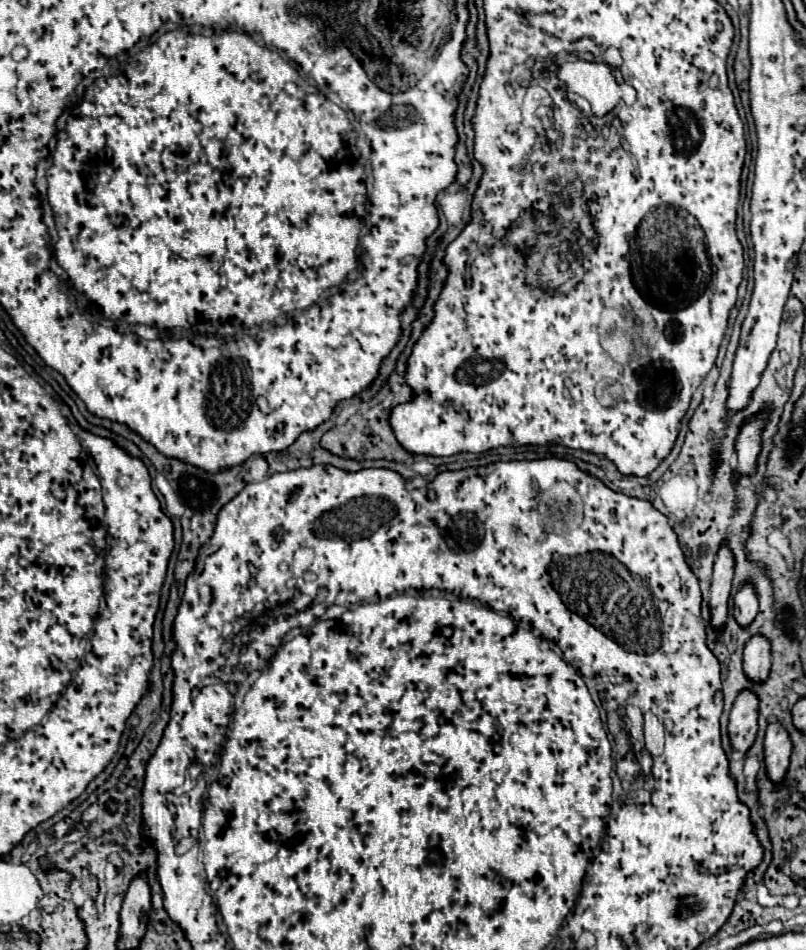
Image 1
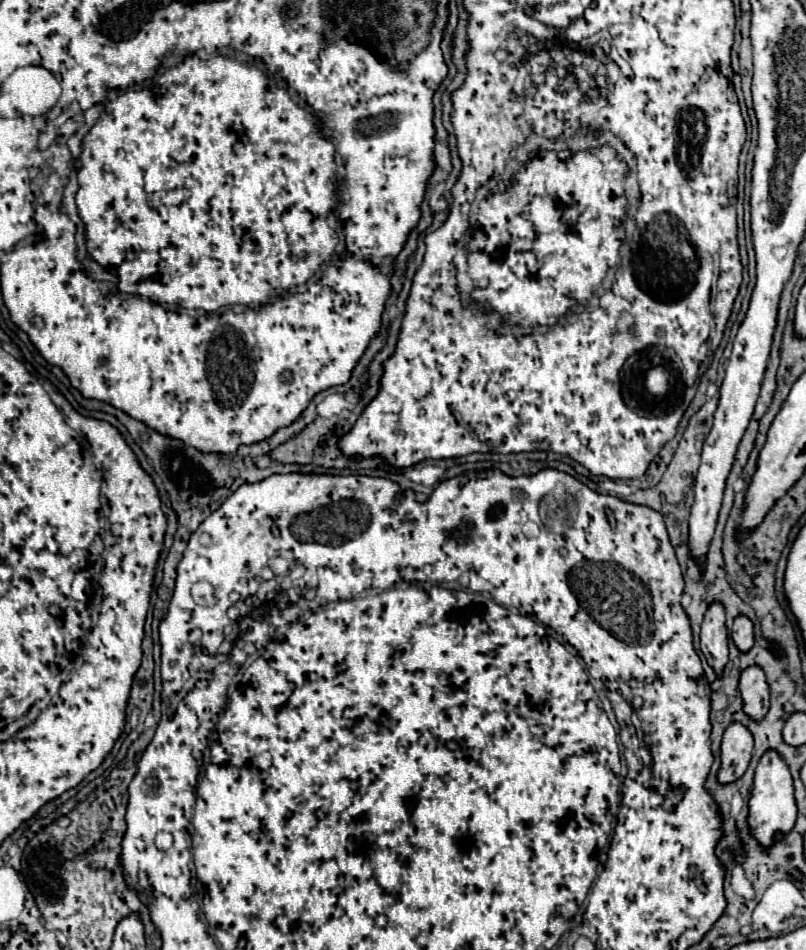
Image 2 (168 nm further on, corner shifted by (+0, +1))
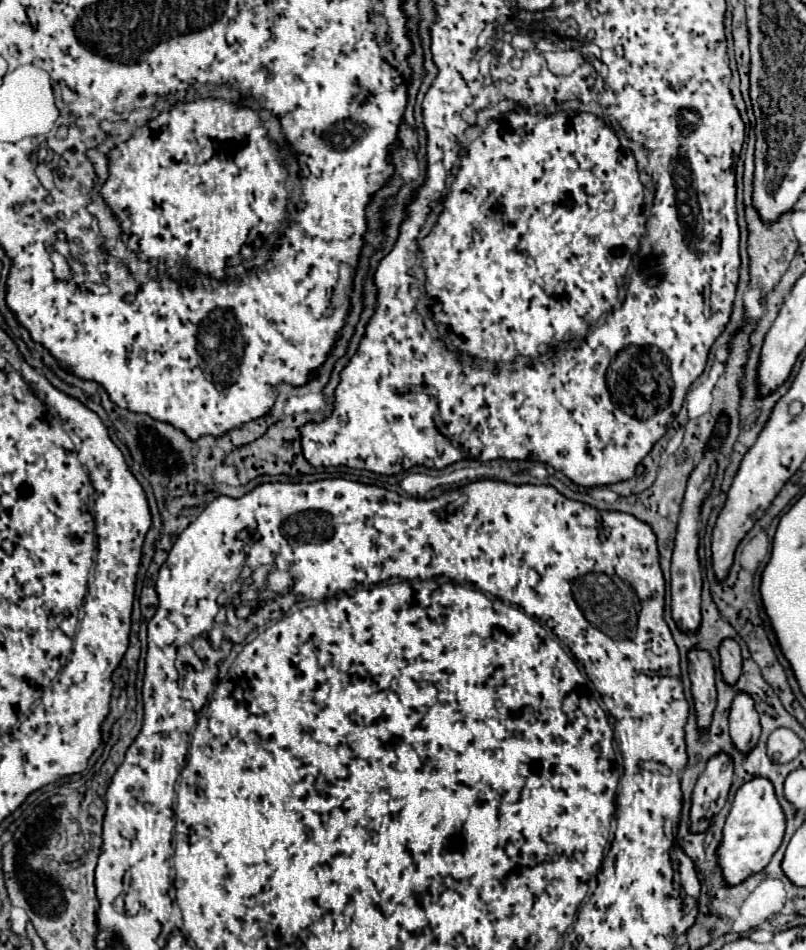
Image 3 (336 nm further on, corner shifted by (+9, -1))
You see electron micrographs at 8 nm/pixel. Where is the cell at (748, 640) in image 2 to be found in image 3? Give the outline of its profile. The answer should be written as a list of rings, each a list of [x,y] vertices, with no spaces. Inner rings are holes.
[[[725,640],[719,648],[719,656],[721,656],[721,674],[723,674],[723,682],[727,684],[735,684],[741,676],[741,650],[739,644],[735,640]]]

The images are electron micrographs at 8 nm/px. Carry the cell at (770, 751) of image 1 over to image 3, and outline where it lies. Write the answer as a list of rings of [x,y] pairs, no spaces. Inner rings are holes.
[[[755,778],[743,784],[735,794],[733,806],[723,826],[723,840],[717,848],[717,864],[721,868],[725,884],[737,886],[749,876],[761,872],[781,846],[783,834],[785,834],[785,818],[771,782]]]

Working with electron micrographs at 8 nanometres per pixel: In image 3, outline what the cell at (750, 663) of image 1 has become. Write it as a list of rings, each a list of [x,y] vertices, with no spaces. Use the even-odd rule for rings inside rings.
[[[737,694],[733,704],[731,704],[731,714],[729,714],[729,736],[731,742],[735,744],[737,750],[743,754],[751,752],[759,740],[761,726],[759,726],[759,716],[753,708],[753,700],[747,694]]]

